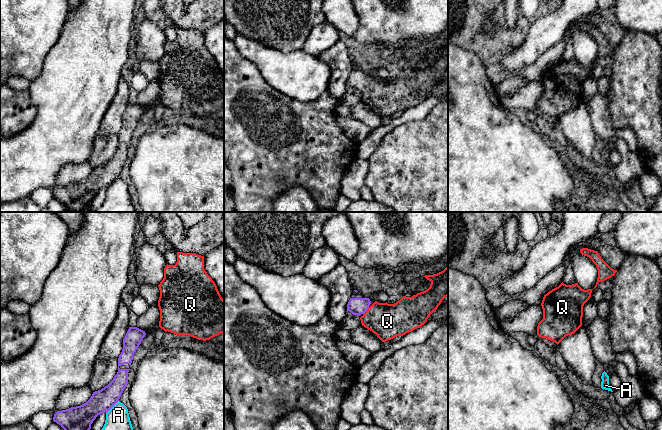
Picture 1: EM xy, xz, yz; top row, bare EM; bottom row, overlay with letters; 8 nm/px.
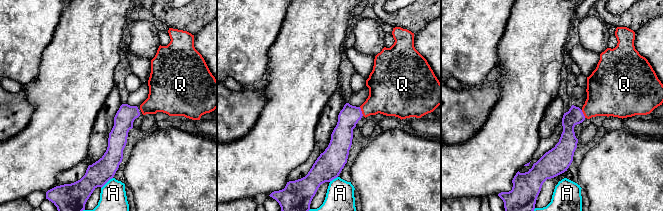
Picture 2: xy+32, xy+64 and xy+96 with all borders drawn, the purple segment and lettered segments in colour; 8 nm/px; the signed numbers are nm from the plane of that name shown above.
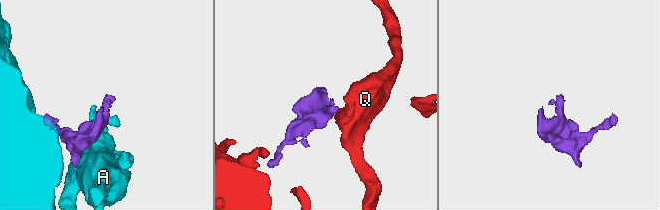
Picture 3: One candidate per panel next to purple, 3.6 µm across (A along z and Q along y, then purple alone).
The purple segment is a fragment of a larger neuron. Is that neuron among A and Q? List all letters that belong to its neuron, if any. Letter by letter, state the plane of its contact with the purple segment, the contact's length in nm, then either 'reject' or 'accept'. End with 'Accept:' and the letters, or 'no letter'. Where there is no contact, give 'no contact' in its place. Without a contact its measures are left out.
A: meets purple in xy; contact 150 nm long; reject
Q: meets purple in xz; contact 80 nm long; accept
Accept: Q

